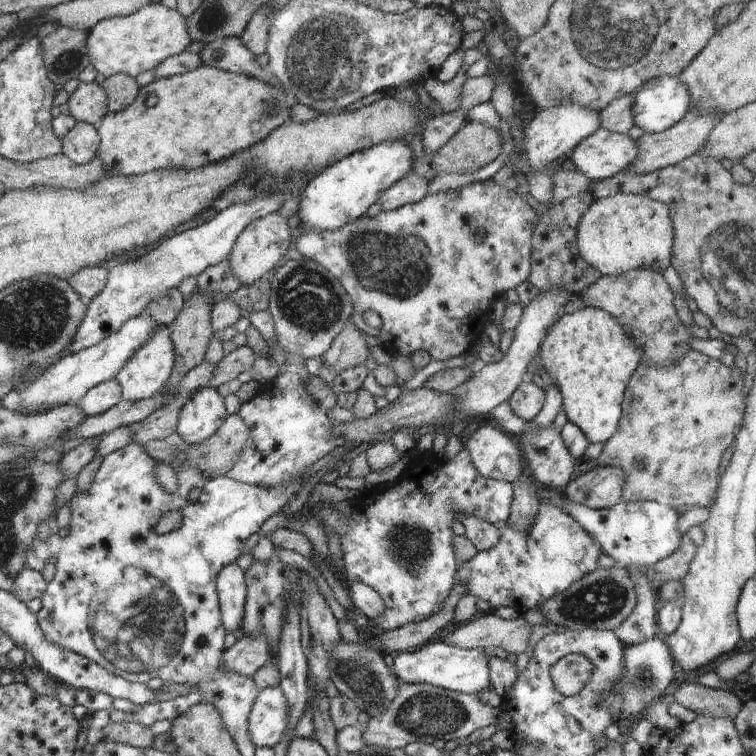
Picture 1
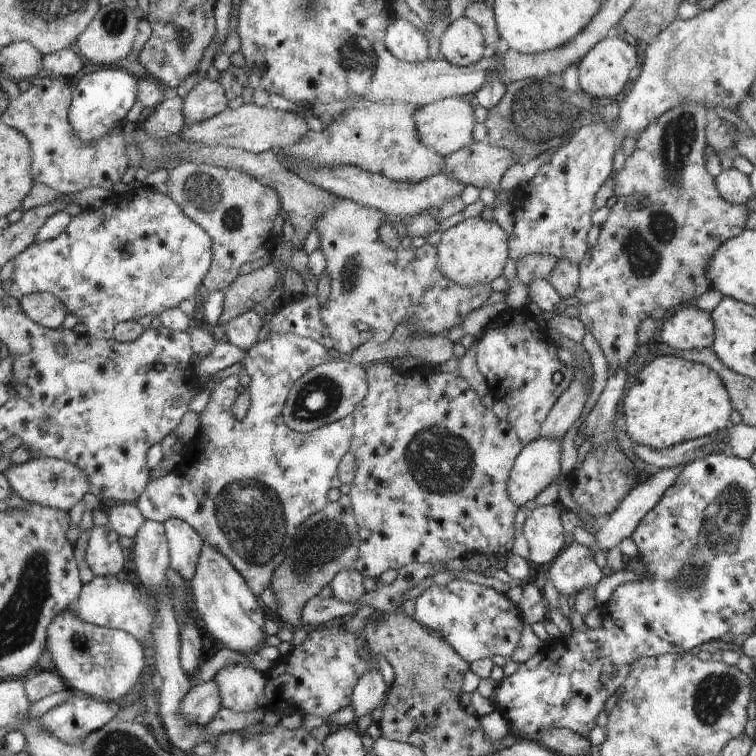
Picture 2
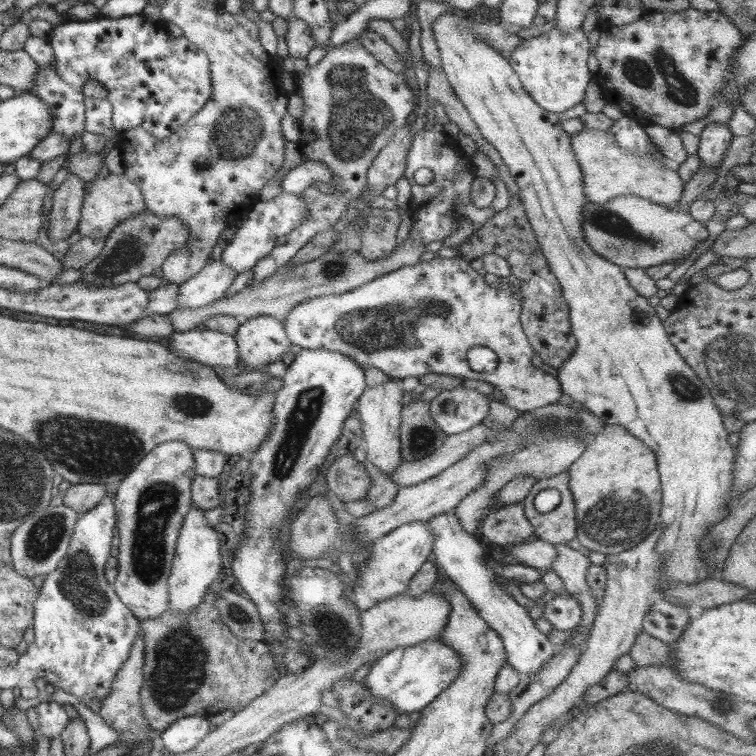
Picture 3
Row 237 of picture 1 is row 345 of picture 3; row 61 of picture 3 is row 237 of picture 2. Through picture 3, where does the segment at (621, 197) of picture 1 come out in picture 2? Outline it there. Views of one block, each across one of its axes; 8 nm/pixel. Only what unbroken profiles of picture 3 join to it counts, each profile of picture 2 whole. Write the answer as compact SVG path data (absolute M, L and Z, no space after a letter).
M479 216L467 218L441 234L441 240L435 246L435 268L439 270L439 274L443 274L443 278L447 278L455 286L463 286L467 290L475 286L485 286L499 274L503 274L503 266L509 256L507 238L509 236L503 234L495 220L485 222Z

